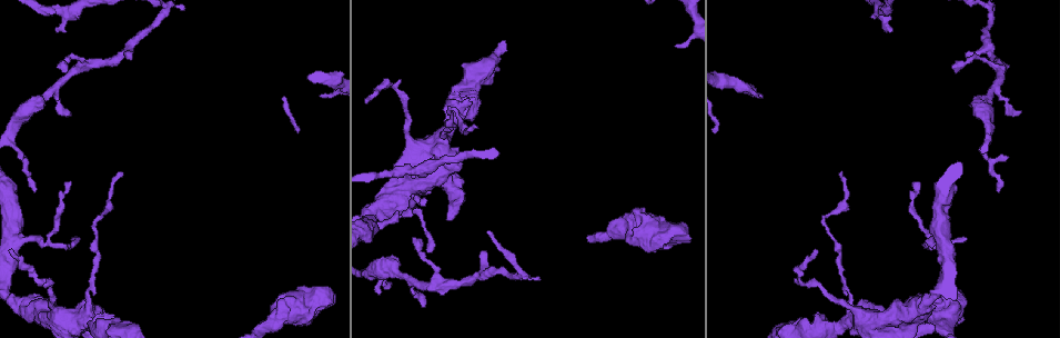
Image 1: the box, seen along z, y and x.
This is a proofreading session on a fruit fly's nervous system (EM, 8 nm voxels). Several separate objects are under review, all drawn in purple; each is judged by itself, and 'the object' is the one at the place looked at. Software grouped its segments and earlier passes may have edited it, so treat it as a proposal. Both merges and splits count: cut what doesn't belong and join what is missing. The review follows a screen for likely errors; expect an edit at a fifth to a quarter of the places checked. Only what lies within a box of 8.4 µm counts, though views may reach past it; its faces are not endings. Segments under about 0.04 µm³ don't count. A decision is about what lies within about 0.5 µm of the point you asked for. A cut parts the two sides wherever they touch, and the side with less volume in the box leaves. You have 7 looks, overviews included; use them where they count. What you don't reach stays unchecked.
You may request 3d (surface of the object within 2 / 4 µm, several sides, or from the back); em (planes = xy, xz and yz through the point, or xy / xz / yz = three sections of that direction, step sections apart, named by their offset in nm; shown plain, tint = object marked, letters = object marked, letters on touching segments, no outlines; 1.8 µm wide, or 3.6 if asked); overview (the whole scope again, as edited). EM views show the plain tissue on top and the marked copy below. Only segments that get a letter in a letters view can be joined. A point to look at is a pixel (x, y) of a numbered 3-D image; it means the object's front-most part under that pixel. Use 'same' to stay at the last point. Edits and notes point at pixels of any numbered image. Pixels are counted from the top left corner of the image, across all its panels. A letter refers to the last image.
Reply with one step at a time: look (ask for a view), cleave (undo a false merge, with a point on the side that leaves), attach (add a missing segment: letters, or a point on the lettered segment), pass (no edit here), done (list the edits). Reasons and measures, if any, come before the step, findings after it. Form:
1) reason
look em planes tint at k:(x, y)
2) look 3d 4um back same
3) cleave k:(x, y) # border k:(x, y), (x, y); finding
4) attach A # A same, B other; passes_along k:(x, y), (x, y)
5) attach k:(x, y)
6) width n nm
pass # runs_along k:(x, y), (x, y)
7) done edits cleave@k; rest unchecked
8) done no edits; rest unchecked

free end
look em yz step 4 letters at 1:(55, 29)

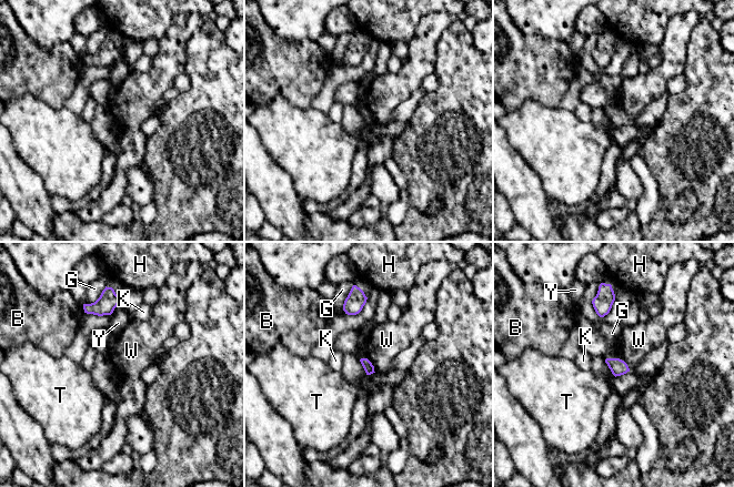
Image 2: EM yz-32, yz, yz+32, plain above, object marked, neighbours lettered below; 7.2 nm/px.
cut it another way
look em planes letters same

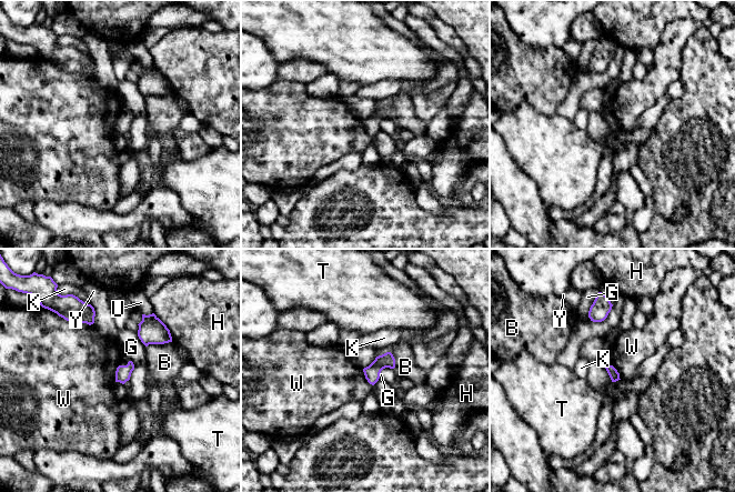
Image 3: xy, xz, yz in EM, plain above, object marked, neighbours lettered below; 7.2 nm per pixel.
pass # B other, G other, H other, K other, T other, U other, W other, Y other; border 3:(63, 318), (69, 321), (92, 324); no lettered segment goes on from it

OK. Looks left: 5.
calibre changes
look 3d 2um back at 1:(402, 276)

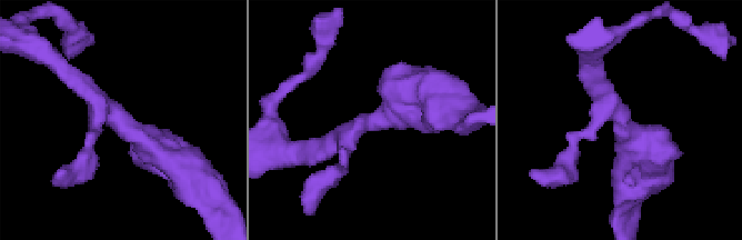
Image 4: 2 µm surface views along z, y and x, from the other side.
now the EM
look em 3.6um yz step 4 tint at 4:(624, 132)

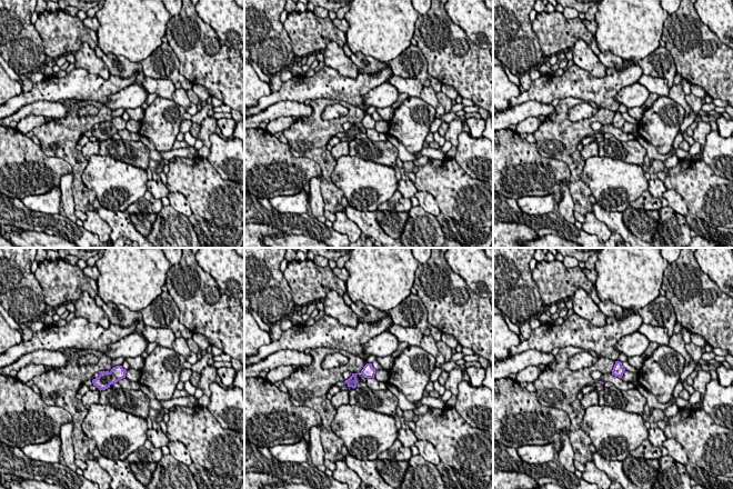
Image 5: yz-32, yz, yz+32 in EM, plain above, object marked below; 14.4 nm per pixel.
look em 3.6um planes letters same

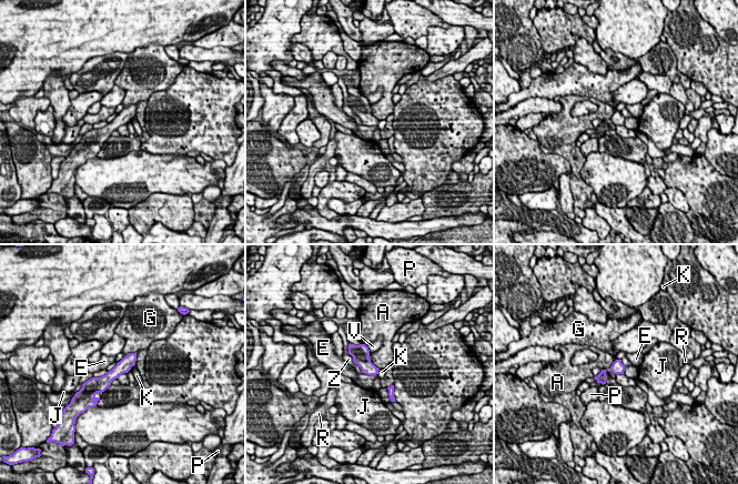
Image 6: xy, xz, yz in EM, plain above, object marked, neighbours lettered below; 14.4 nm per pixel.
pass # A other, E other, G other, J other, K other, P other, R other, V other, Z other; runs_along 6:(133, 355), (97, 389); one neuron here

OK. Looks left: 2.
an open end
look 3d 4um back at 1:(132, 57)

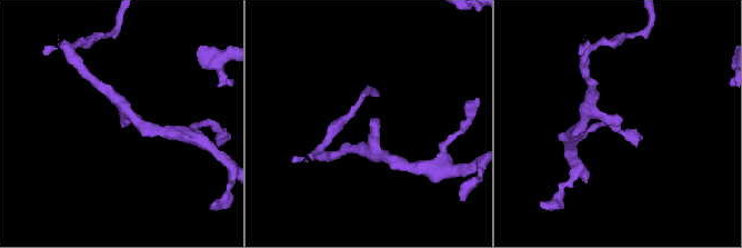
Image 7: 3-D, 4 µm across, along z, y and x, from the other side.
now the EM
look em planes letters at 7:(124, 120)

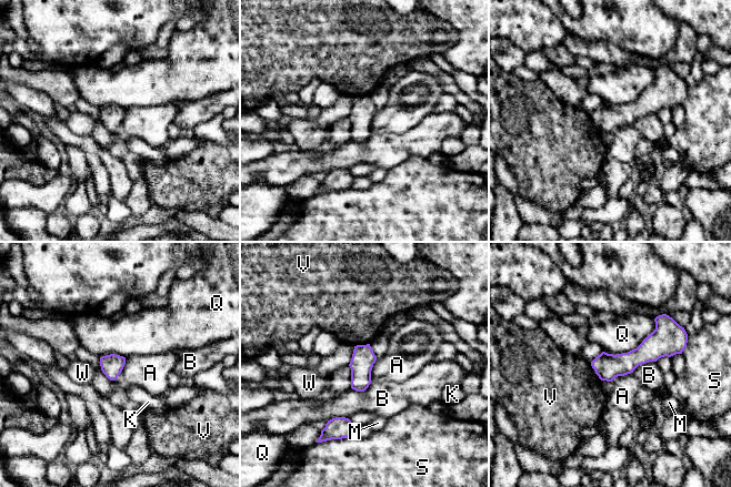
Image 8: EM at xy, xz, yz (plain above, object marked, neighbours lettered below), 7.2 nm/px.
pass # A other, B other, K other, M other, Q other, S other, V other, W other; runs_along 8:(678, 349), (594, 365); no lettered segment goes on from it

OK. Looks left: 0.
done no edits; rest unchecked

